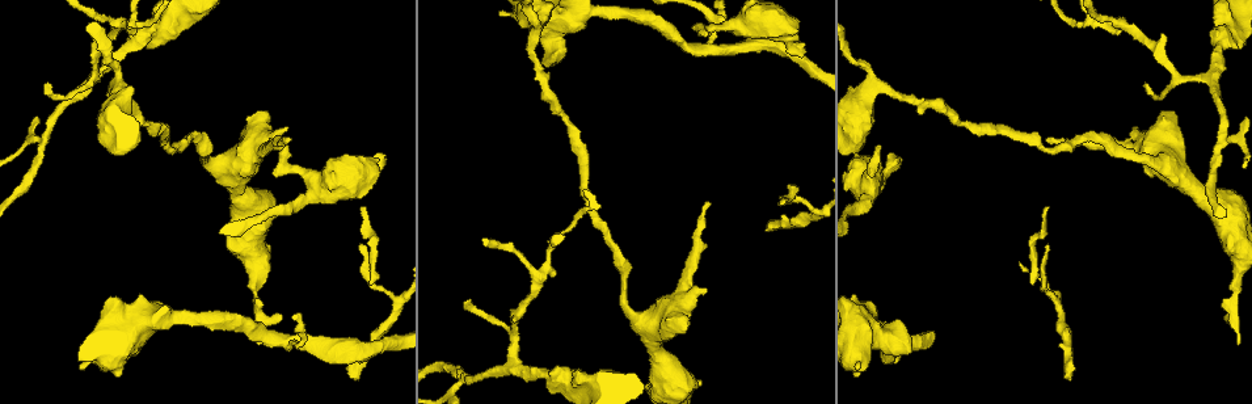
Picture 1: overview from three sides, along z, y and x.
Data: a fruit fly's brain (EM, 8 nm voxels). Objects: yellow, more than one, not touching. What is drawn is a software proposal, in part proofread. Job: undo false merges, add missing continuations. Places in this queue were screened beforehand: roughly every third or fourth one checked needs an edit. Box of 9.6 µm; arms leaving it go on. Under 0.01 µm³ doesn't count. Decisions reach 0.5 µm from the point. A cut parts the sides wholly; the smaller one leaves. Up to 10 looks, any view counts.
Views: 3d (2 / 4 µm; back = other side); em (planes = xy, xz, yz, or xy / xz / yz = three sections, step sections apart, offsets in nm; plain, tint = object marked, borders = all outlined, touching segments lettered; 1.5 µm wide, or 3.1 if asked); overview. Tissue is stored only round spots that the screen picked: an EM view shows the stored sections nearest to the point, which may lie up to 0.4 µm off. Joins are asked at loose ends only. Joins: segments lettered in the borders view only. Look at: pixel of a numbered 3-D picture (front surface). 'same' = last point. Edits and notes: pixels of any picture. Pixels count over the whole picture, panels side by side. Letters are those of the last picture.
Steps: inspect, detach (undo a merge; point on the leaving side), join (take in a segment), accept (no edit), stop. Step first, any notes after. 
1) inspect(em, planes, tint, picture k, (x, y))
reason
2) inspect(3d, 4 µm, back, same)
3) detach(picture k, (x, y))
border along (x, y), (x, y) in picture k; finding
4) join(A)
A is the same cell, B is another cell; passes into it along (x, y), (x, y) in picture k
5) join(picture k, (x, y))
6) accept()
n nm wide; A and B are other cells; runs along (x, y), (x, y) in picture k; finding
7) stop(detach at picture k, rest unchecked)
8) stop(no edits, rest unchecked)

inspect(em, planes, tint, picture 1, (291, 341))
narrows sharply

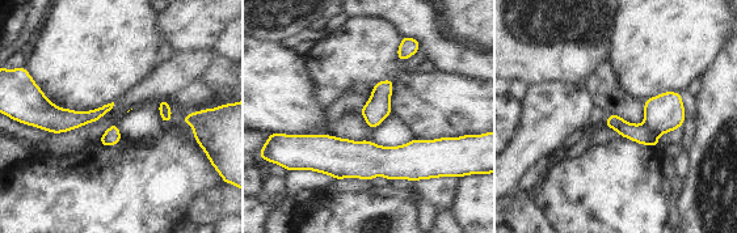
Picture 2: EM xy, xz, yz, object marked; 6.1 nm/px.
inspect(em, planes, borders, same)

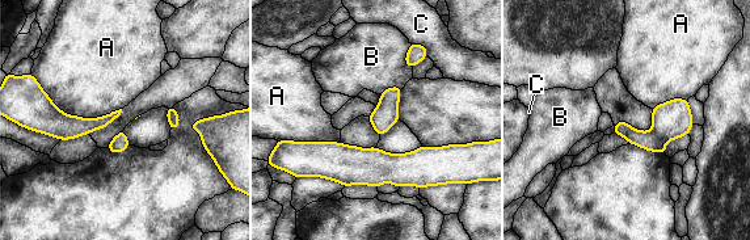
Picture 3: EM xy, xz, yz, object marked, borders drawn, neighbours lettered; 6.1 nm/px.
detach(picture 3, (649, 140))
110 nm wide; A, B and C are other cells; a second neuron is stuck on

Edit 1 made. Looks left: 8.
inspect(overview)
redraw

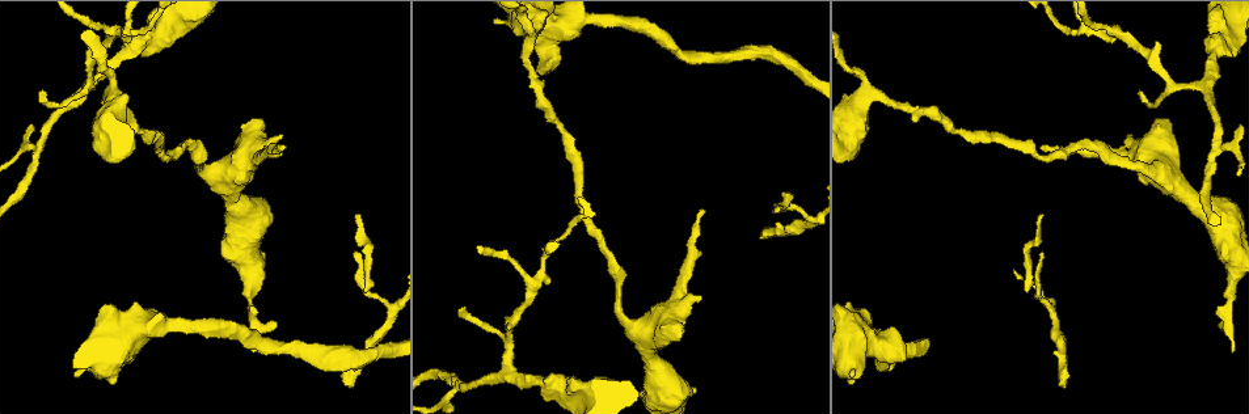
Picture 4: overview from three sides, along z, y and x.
inspect(3d, 4 µm, picture 4, (39, 144))
three-way junction

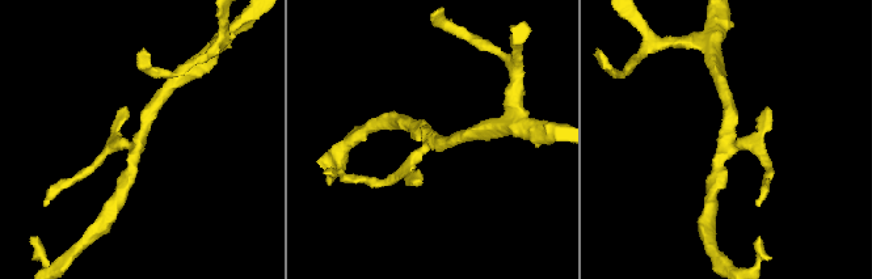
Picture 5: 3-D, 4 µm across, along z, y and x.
inspect(em, planes, borders, picture 5, (433, 137))

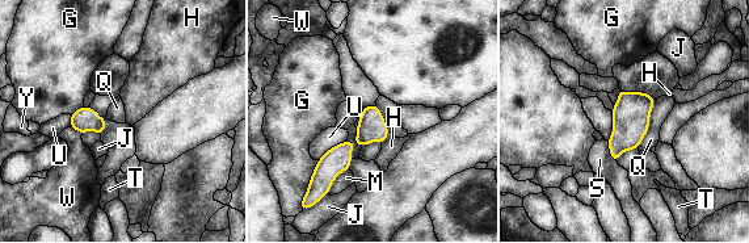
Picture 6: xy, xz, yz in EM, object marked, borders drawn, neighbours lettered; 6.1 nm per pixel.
accept()
180 nm wide; G, H, J, M, Q, S, T, U, W and Y are other cells; border along (345, 139), (333, 145), (318, 160) in picture 6; all the same neuron

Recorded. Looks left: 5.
inspect(3d, 2 µm, picture 4, (286, 147))
thin end

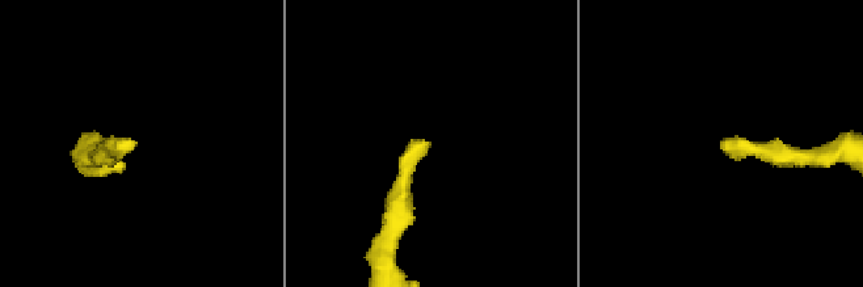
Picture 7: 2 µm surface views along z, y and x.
inspect(em, planes, borders, picture 7, (424, 143))

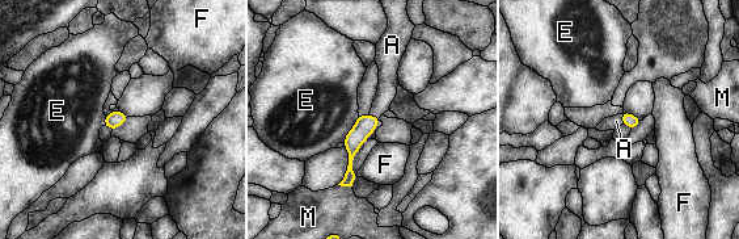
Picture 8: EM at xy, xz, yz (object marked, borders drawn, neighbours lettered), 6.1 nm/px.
join(A)
A is the same cell, E, F and M are other cells; it goes on there

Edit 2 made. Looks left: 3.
inspect(em, planes, borders, picture 4, (1127, 137))
branch stops here

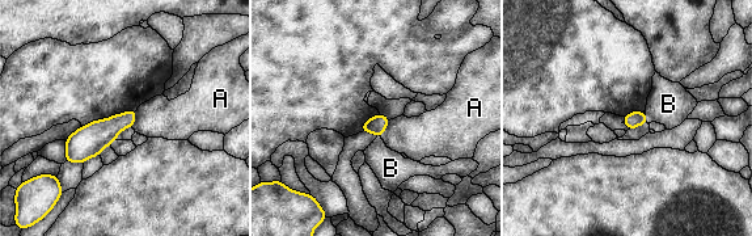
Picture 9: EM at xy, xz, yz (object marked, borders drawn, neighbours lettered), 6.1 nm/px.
accept()
A and B are other cells; border along (391, 119), (380, 137) in picture 9; no lettered segment goes on from it

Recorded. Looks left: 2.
stop(detach at picture 3, join at picture 8, rest unchecked)

